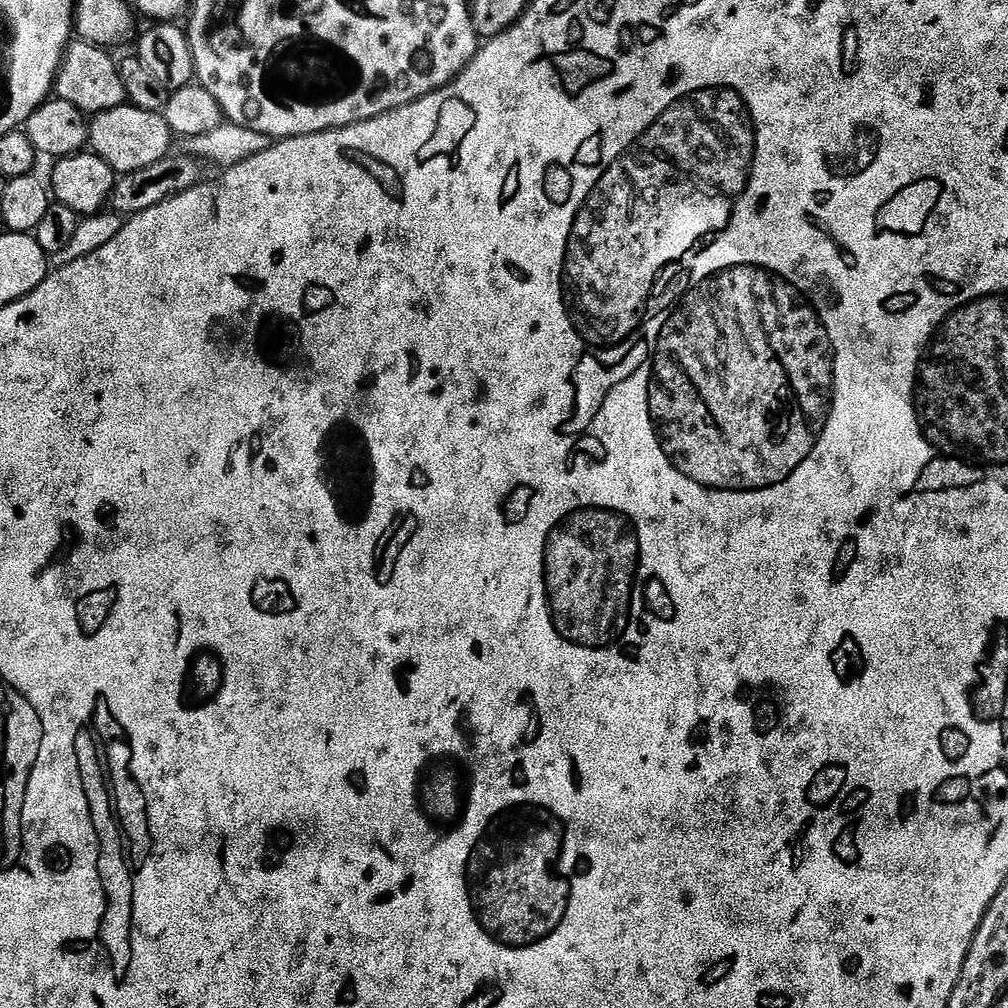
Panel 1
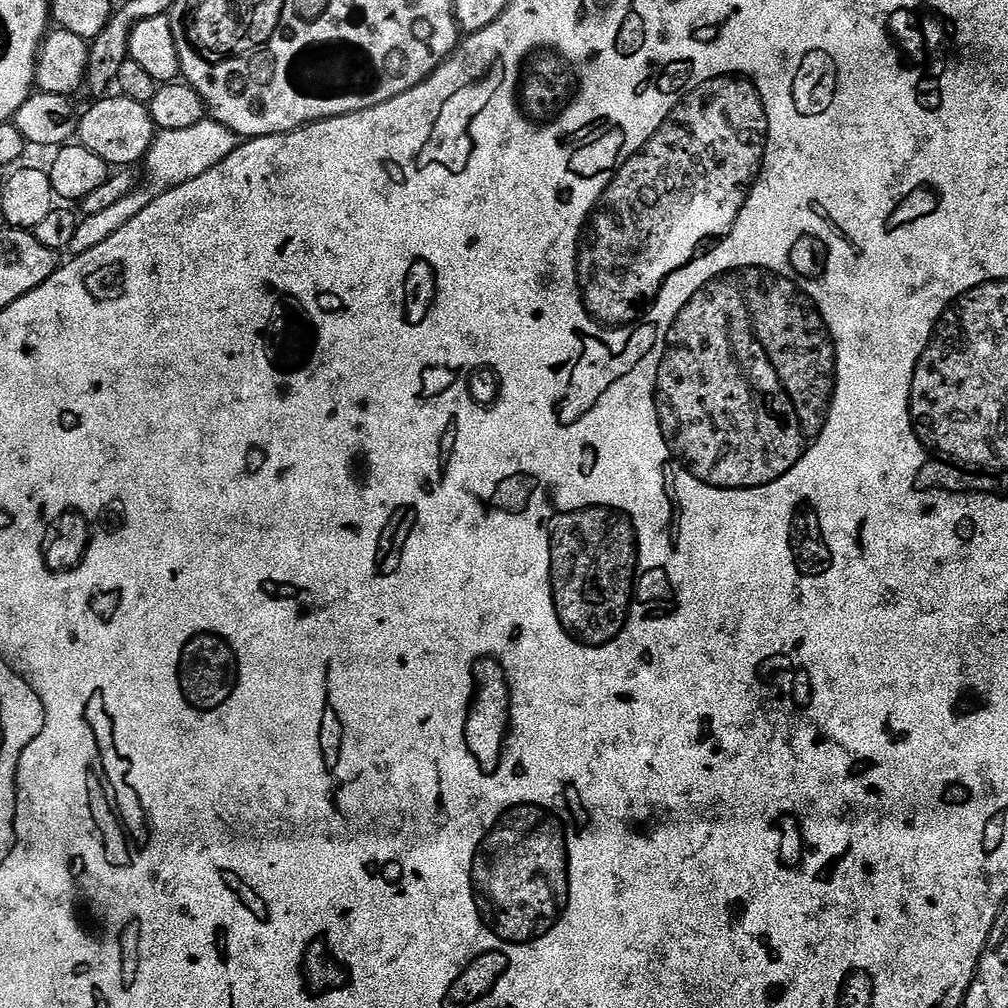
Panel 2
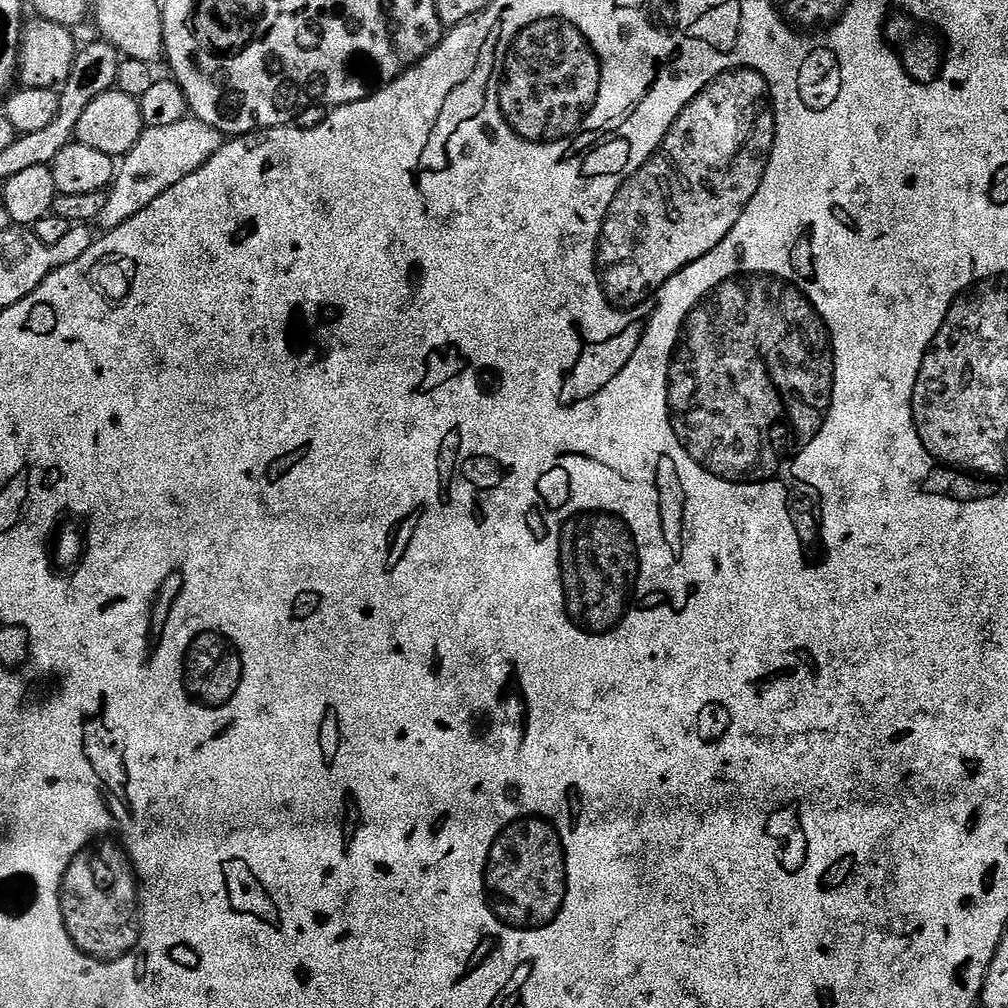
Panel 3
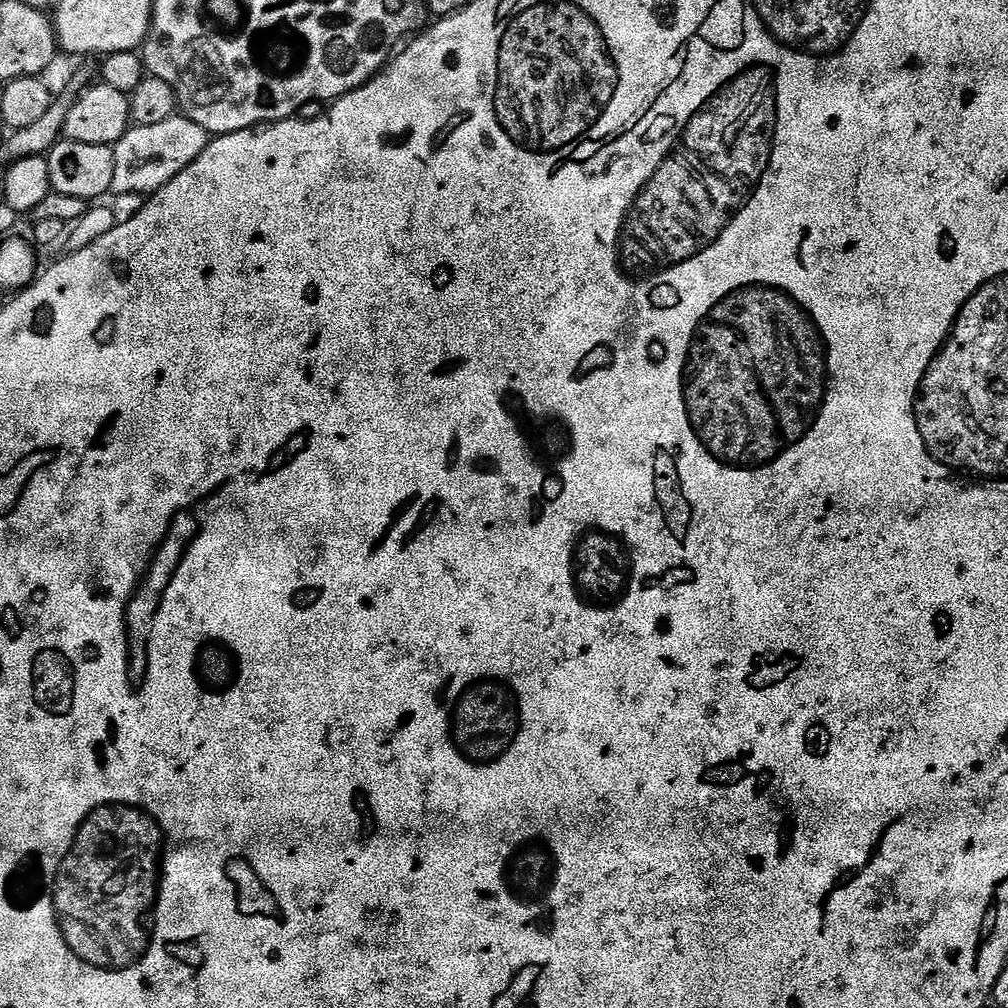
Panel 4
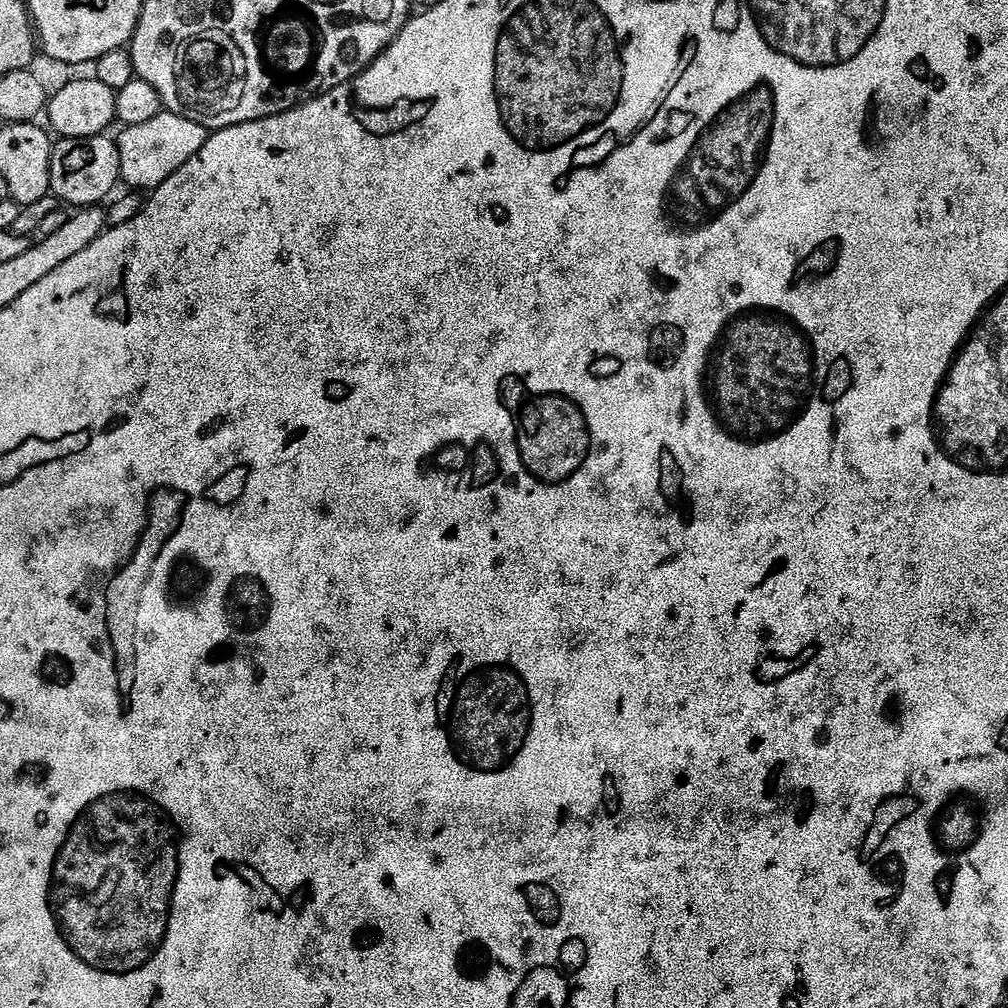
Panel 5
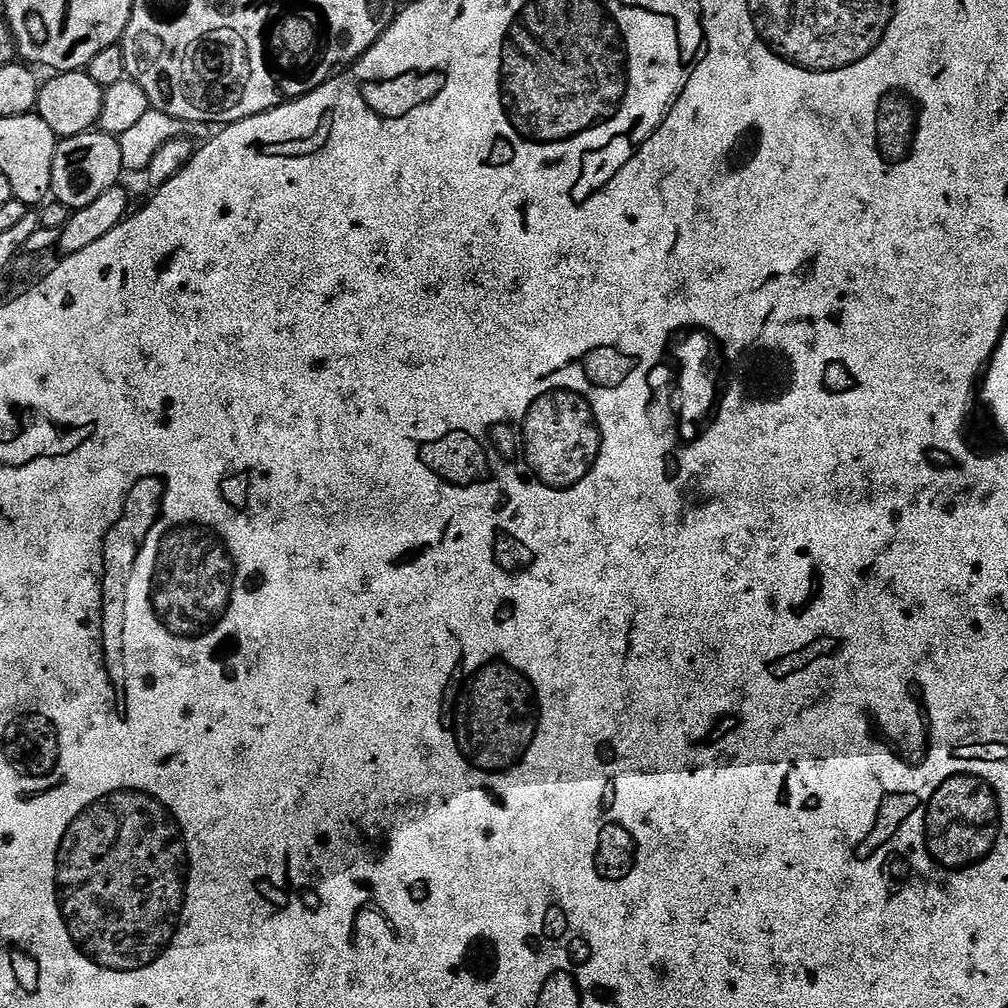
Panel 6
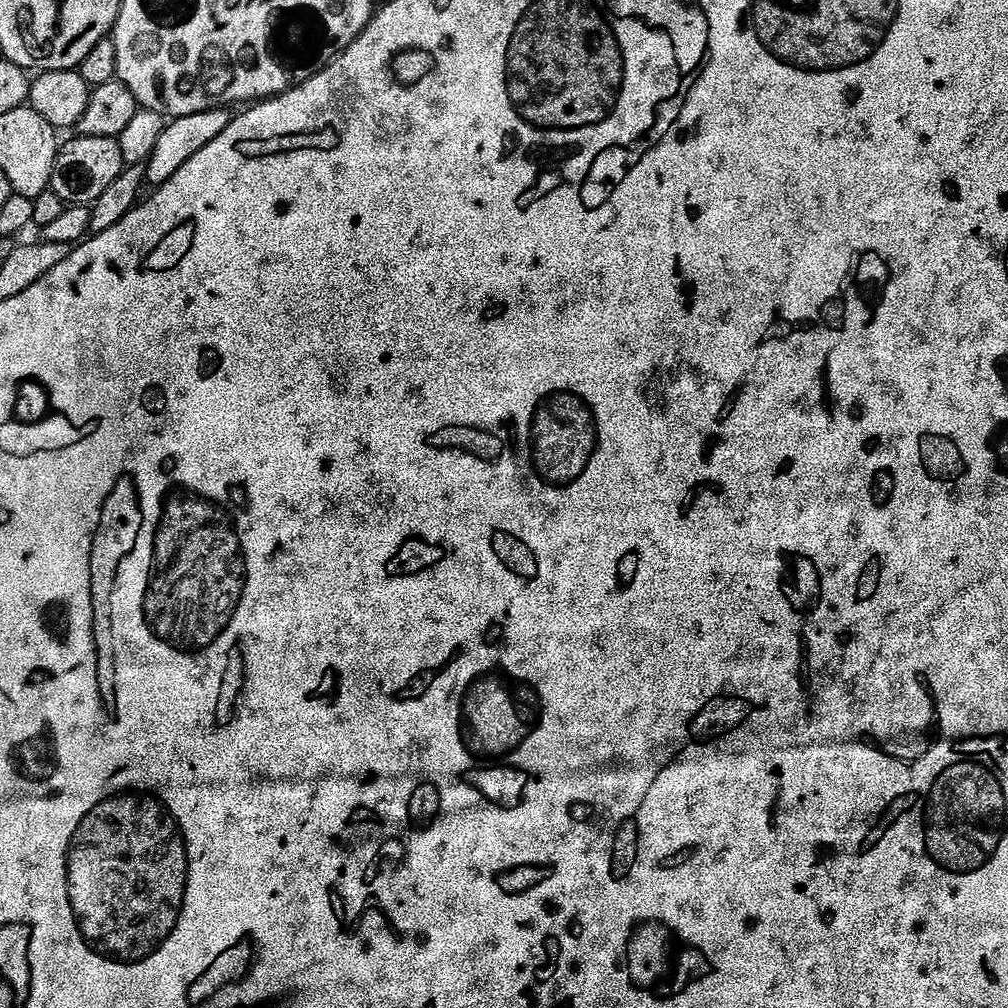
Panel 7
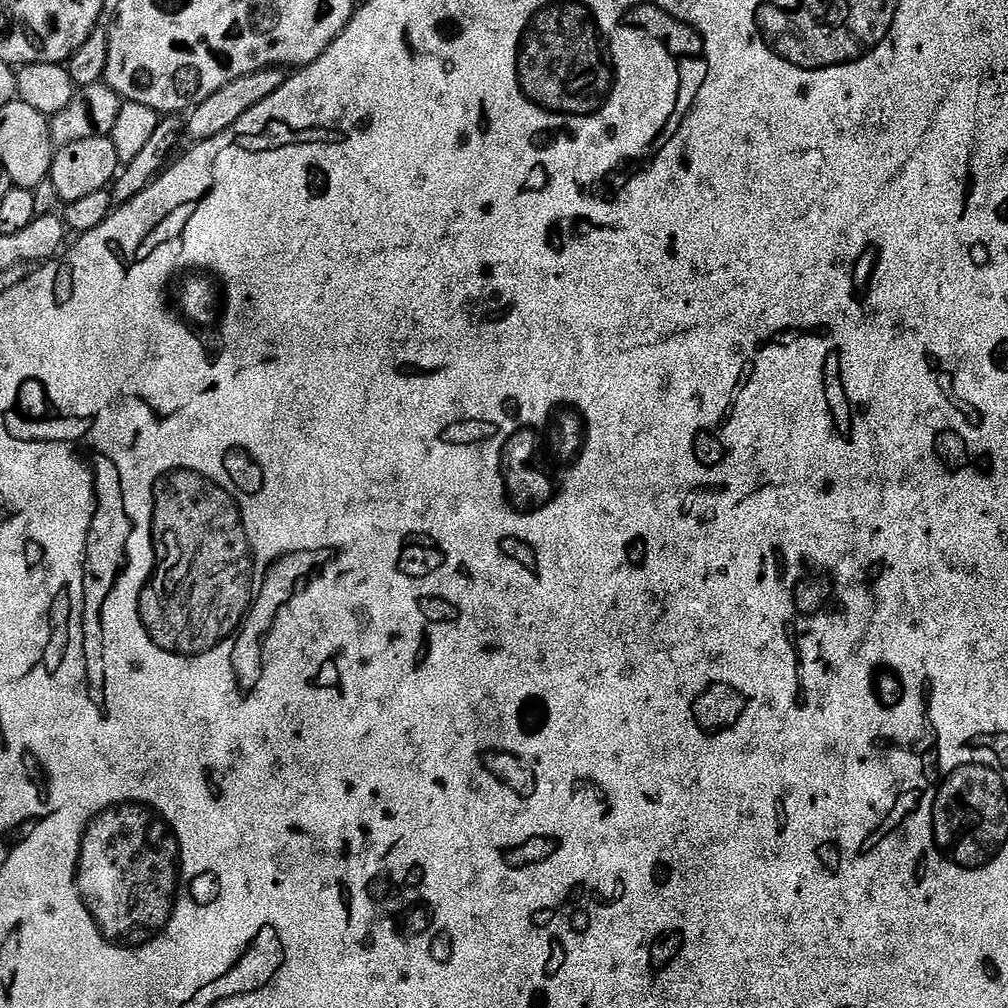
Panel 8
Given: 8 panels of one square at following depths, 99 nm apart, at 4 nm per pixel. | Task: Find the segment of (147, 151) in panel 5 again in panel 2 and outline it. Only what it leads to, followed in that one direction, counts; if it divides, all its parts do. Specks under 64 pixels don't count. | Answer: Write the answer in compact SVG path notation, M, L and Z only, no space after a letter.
M211 118L198 122L198 126L189 126L186 130L157 131L156 138L152 141L148 155L142 164L143 186L126 198L122 198L122 202L110 206L110 210L102 210L102 214L84 216L74 233L70 247L71 255L81 256L86 254L86 250L94 250L94 246L102 246L106 238L118 234L118 230L122 230L126 222L132 221L137 214L142 214L142 210L150 206L153 198L206 174L206 170L230 158L230 154L234 154L237 143L238 137L235 132Z

